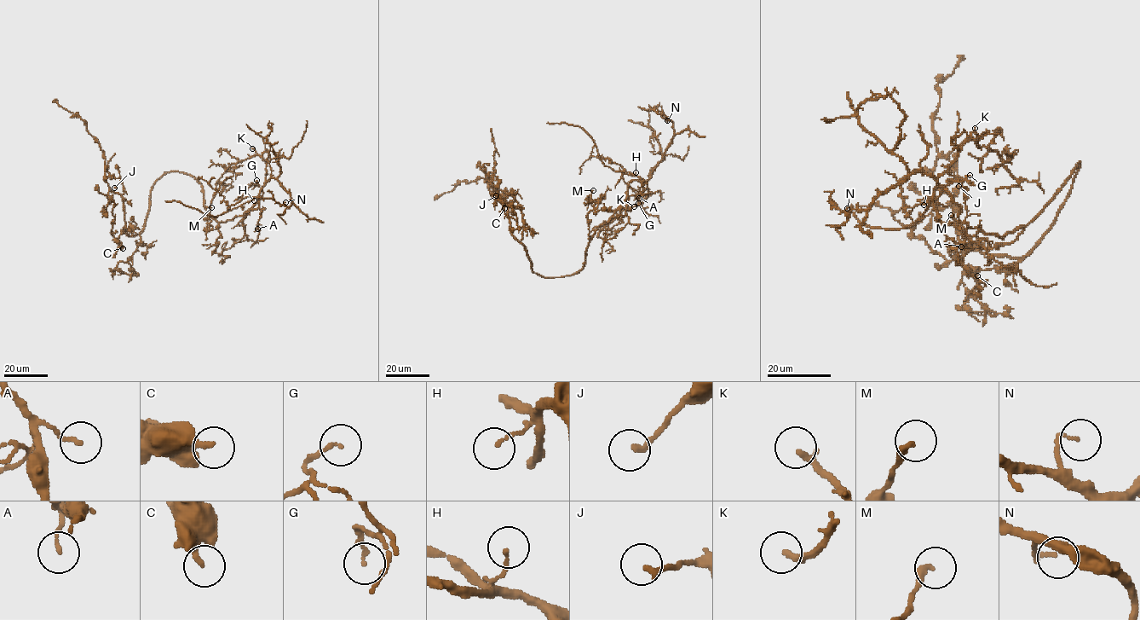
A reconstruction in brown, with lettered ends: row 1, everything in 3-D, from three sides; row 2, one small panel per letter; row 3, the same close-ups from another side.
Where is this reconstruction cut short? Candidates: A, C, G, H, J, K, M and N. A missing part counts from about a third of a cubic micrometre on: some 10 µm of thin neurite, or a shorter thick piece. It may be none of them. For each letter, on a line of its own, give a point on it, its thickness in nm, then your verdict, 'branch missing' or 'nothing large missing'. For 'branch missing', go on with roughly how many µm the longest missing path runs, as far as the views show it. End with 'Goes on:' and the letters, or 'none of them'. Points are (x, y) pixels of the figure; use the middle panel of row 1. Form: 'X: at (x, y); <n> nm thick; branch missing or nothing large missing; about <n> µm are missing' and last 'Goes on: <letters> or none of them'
A: at (639, 198); 110 nm thick; nothing large missing
C: at (504, 208); 280 nm thick; nothing large missing
G: at (638, 203); 120 nm thick; nothing large missing
H: at (636, 172); 120 nm thick; nothing large missing
J: at (496, 195); 200 nm thick; nothing large missing
K: at (634, 206); 240 nm thick; branch missing; about 7 µm are missing
M: at (593, 190); 240 nm thick; nothing large missing
N: at (667, 120); 120 nm thick; branch missing; about 25 µm are missing
Goes on: K, N

